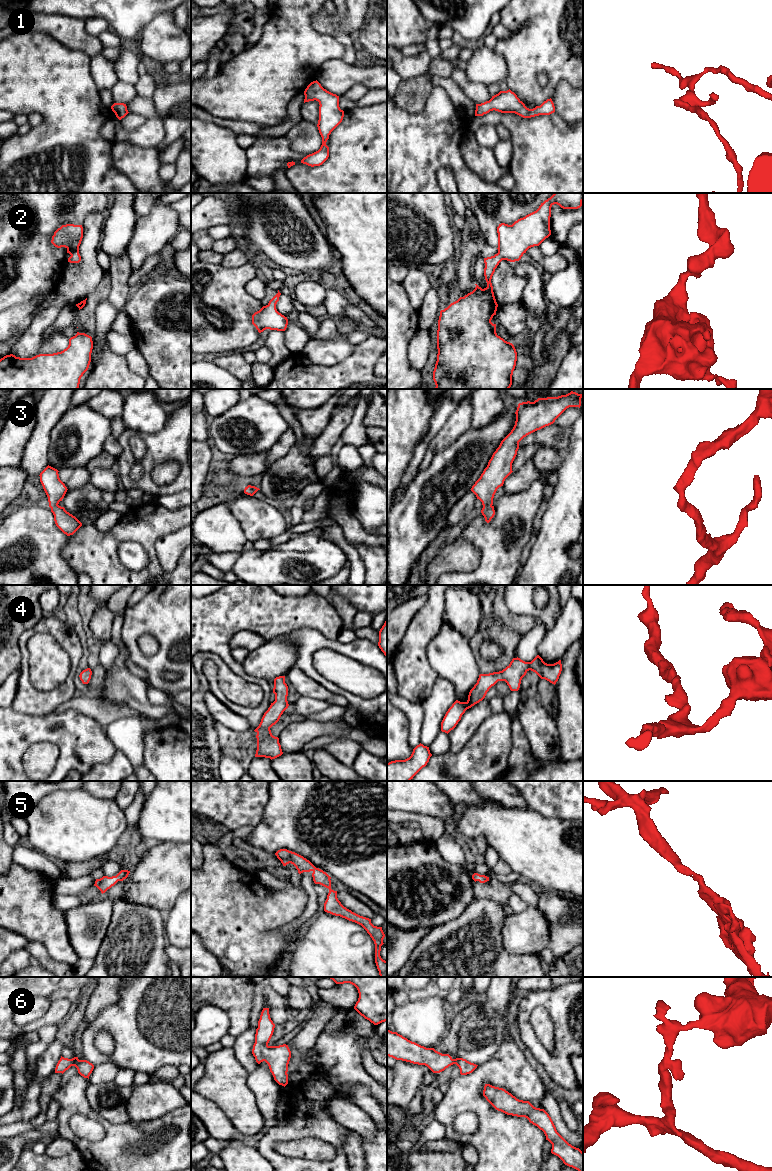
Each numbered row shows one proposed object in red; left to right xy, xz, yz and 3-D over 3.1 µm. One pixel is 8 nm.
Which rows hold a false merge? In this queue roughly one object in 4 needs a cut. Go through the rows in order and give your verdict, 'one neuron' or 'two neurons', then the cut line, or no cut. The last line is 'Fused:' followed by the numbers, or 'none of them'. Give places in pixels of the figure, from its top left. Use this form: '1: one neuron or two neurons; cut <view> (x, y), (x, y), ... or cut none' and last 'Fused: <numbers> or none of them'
1: one neuron; cut none
2: one neuron; cut none
3: one neuron; cut none
4: one neuron; cut none
5: one neuron; cut none
6: one neuron; cut none
Fused: none of them

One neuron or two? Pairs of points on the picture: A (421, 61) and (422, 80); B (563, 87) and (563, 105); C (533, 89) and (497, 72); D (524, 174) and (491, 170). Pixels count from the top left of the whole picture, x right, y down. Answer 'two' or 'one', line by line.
A: two
B: one
C: two
D: two

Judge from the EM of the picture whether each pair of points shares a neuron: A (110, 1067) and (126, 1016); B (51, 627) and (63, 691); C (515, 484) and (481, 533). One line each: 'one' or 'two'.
A: two
B: one
C: two

